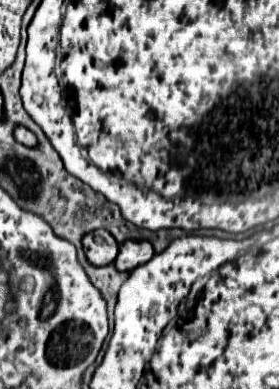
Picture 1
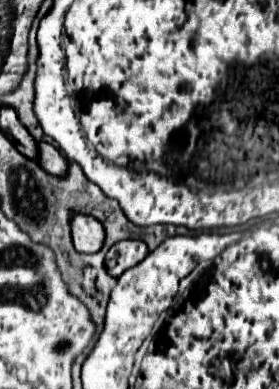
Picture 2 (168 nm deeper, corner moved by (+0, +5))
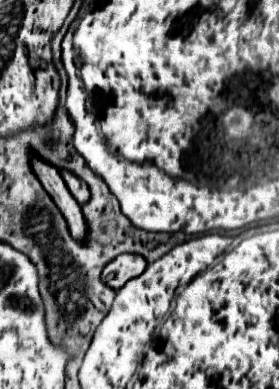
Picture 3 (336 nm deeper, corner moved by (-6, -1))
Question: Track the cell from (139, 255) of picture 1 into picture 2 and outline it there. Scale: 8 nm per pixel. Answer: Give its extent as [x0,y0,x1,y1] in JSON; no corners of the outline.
[106,240,148,278]

